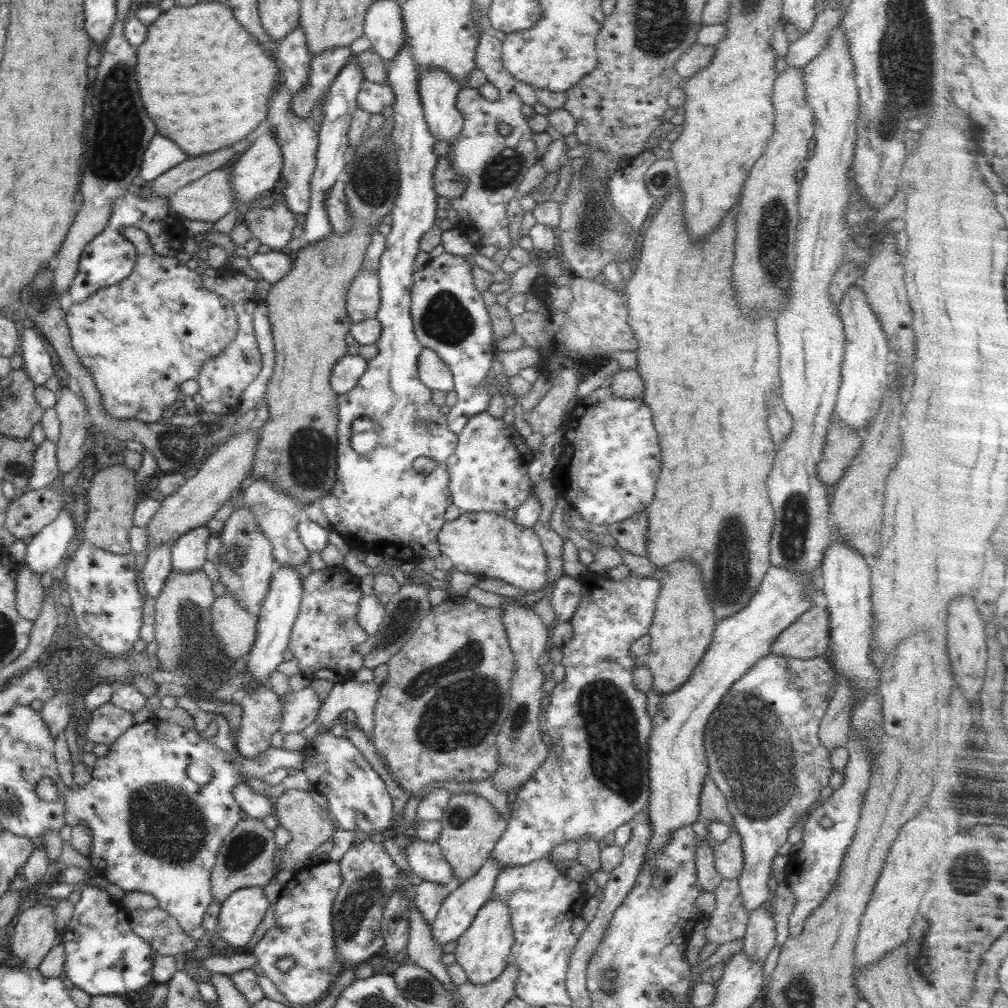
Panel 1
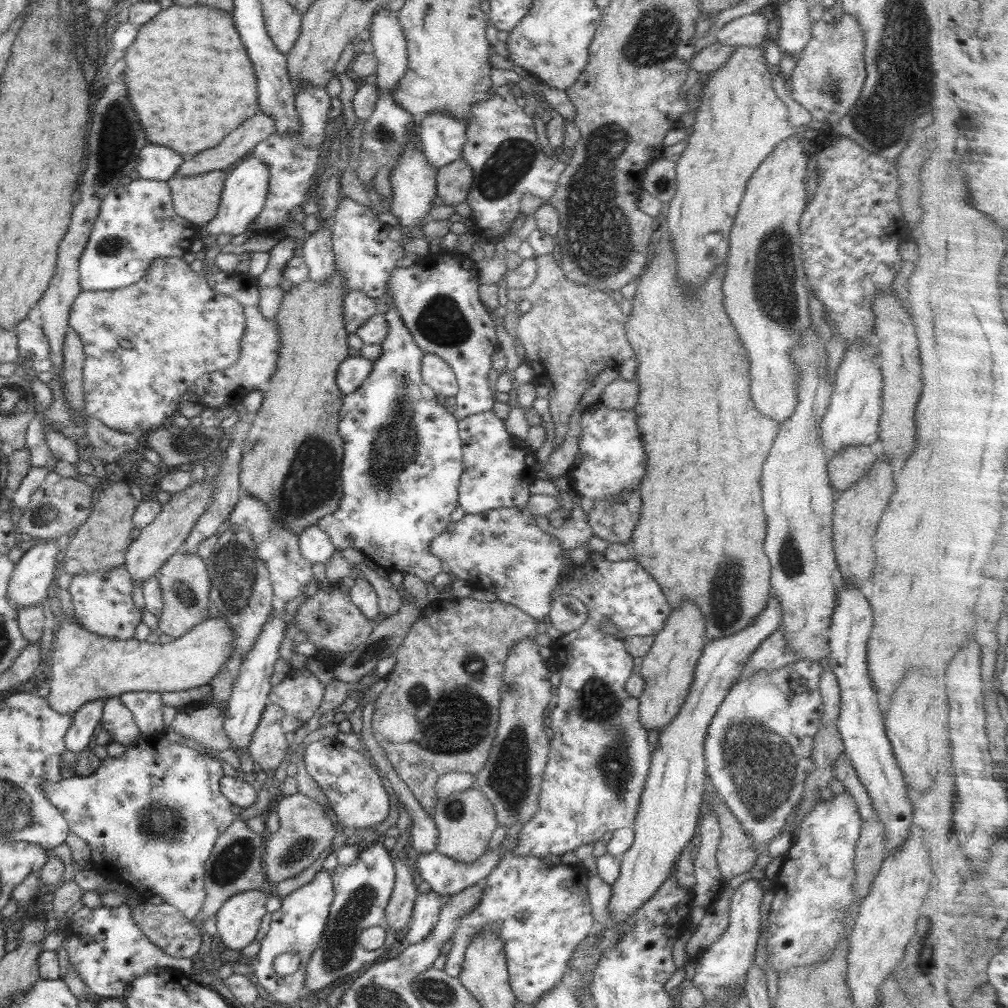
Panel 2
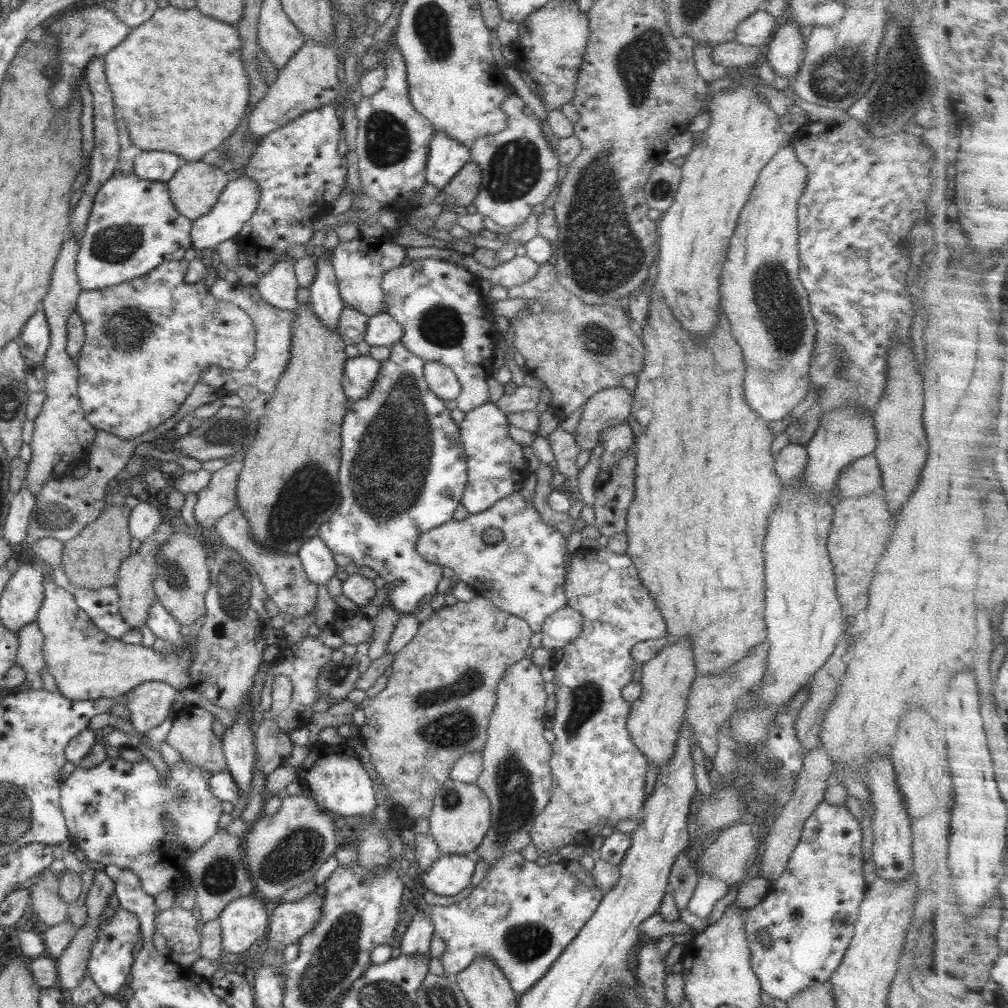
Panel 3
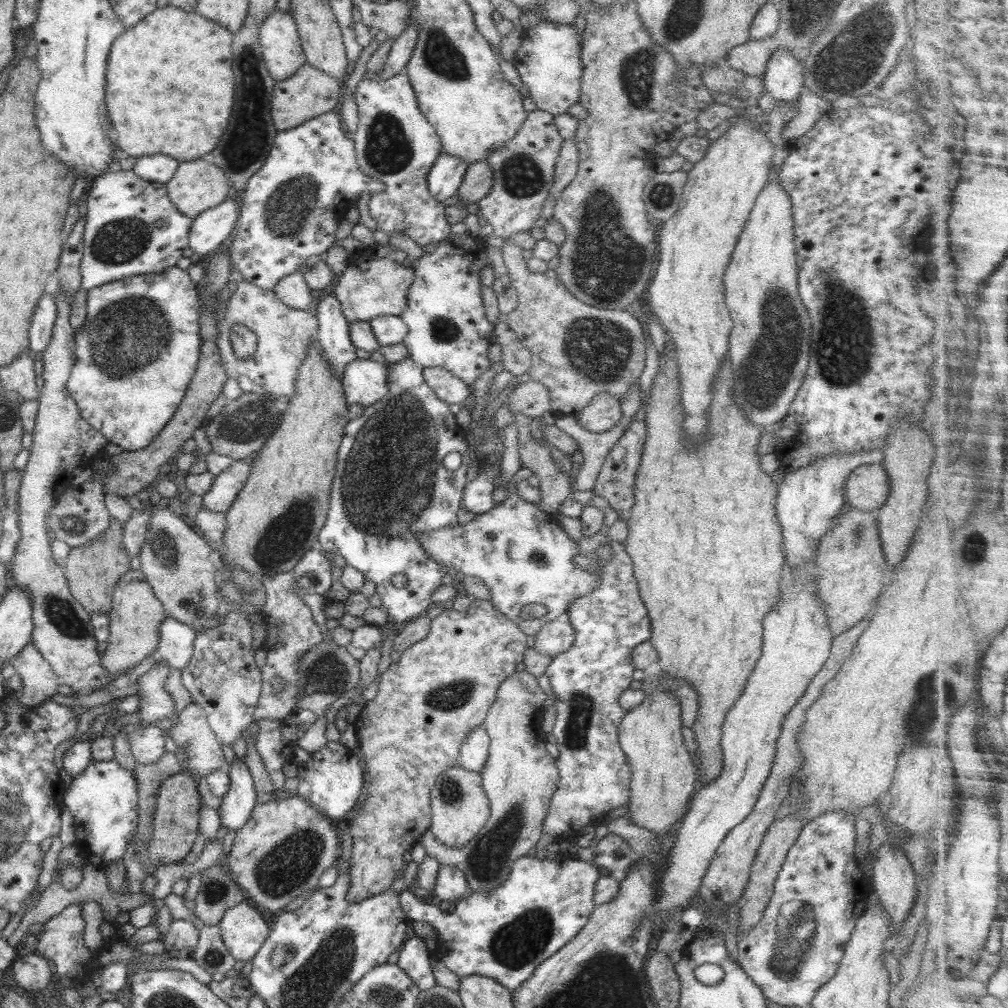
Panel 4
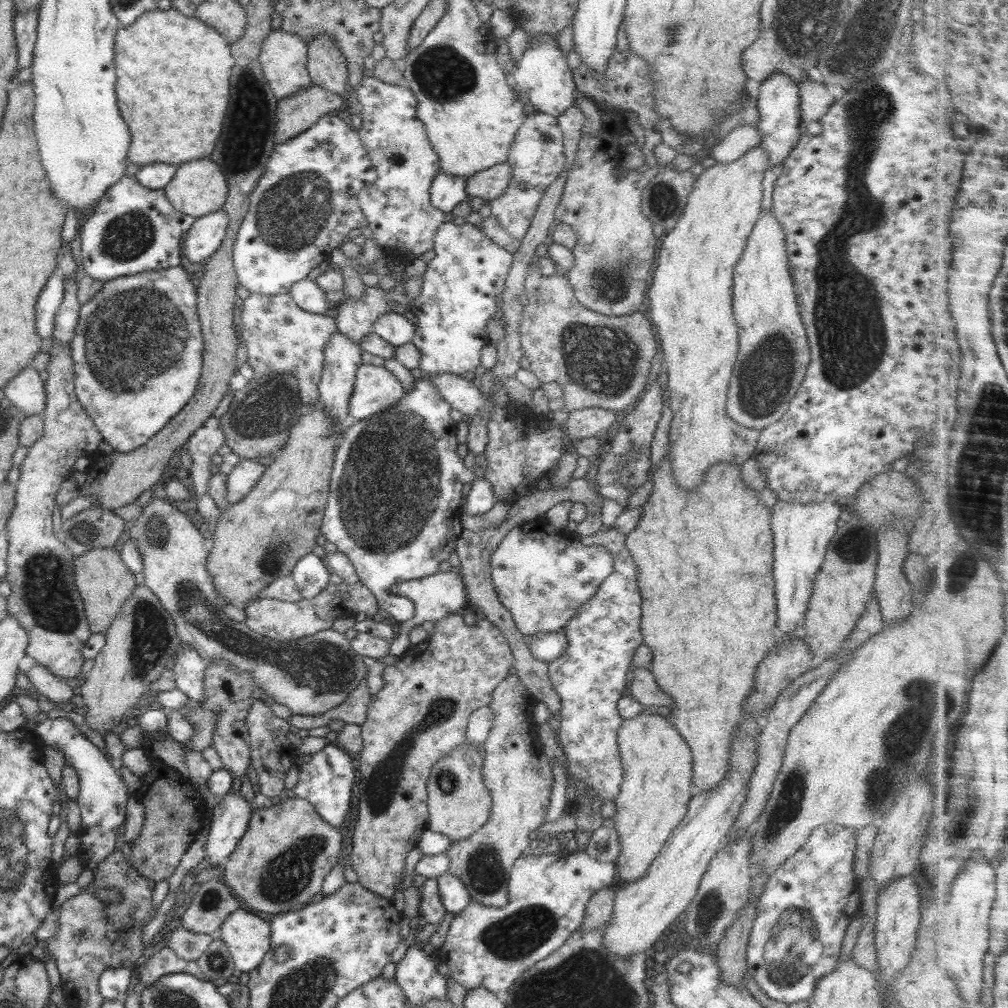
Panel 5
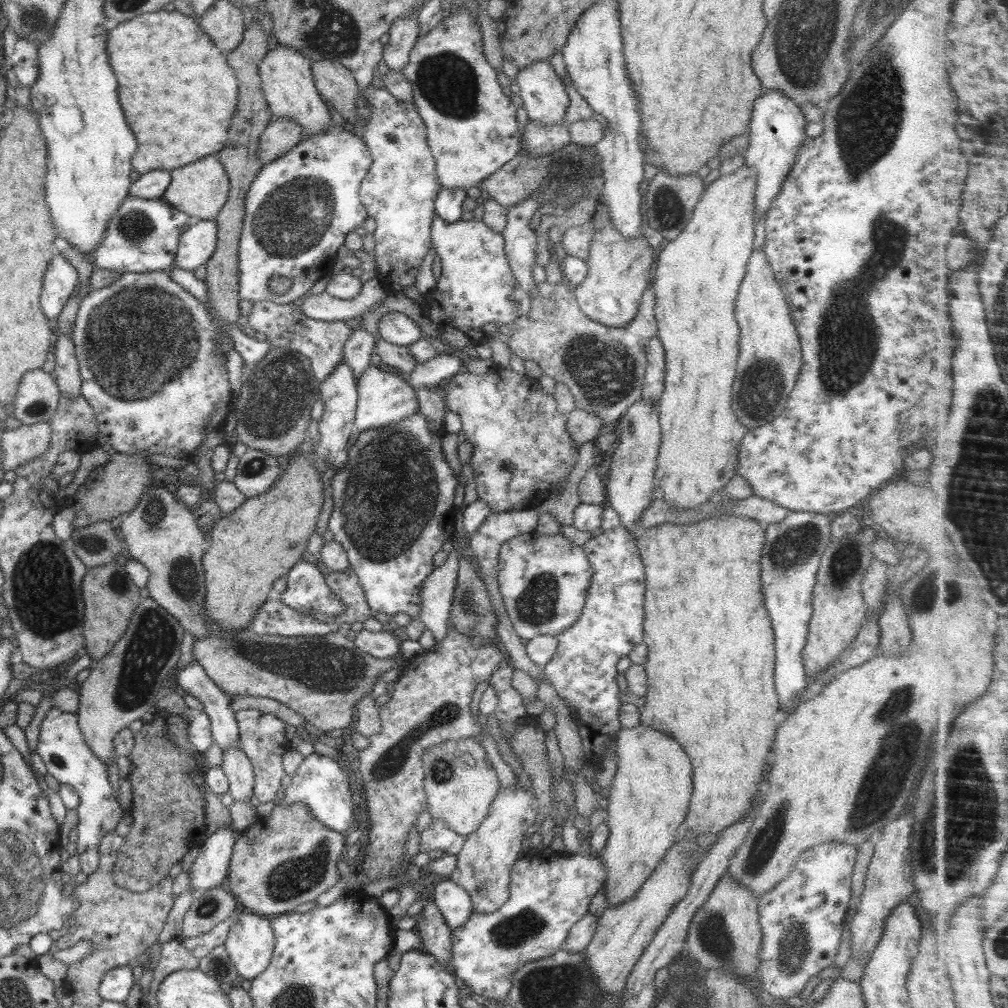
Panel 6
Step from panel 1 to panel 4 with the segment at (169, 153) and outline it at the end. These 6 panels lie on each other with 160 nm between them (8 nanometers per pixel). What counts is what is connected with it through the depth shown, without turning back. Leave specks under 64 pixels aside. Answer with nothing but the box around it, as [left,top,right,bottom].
[133,154,181,184]

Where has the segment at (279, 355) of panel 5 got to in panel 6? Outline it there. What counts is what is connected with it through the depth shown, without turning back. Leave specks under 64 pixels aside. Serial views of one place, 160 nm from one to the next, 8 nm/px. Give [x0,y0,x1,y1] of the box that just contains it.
[248,301,352,382]

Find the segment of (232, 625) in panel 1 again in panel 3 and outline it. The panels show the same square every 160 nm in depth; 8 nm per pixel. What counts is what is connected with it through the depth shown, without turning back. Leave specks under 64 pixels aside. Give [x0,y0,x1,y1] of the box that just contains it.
[37,564,195,700]

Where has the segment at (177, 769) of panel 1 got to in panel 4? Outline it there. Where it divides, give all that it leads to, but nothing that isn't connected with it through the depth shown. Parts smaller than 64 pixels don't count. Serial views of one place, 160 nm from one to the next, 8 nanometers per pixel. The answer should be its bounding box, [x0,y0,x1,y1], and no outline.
[63,759,138,871]

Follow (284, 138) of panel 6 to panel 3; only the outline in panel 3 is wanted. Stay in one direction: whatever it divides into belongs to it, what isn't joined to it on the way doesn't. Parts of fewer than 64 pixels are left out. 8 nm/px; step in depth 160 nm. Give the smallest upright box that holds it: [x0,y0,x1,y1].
[249,40,341,136]

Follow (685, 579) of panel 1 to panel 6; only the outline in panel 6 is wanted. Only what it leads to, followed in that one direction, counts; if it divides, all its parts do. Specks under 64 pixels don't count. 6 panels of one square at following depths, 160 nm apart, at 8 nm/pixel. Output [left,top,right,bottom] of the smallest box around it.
[600,723,693,907]

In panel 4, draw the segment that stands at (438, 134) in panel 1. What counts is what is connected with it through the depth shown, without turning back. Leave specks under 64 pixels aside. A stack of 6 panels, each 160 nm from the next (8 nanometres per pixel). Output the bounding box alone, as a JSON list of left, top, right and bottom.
[427,152,467,202]

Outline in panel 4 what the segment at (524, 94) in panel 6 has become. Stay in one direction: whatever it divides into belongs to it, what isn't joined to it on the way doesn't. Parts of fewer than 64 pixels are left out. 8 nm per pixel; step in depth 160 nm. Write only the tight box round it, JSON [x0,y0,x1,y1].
[512,22,581,115]

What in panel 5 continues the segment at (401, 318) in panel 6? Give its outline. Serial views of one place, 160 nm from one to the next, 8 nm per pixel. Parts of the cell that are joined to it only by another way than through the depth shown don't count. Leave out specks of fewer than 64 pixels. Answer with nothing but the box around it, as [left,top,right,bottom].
[373,310,415,346]

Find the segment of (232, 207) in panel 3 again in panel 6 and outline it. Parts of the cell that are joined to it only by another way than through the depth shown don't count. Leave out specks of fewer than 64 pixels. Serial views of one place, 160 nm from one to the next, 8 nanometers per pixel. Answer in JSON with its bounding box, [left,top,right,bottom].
[174,220,217,271]

